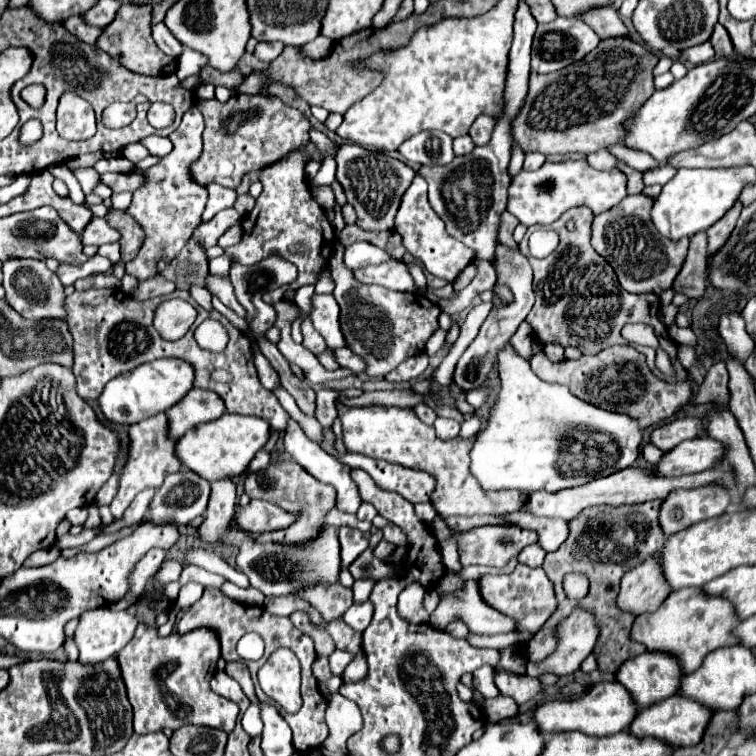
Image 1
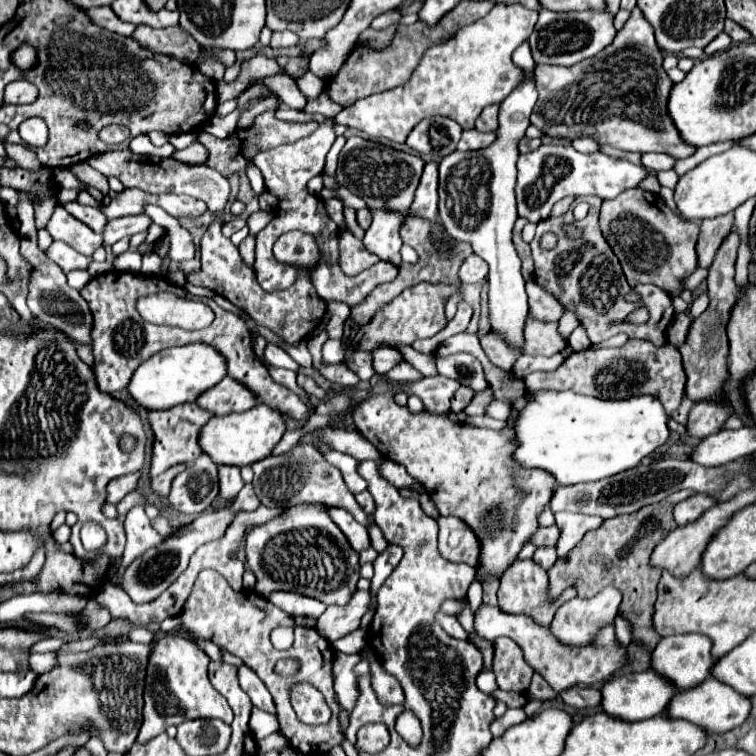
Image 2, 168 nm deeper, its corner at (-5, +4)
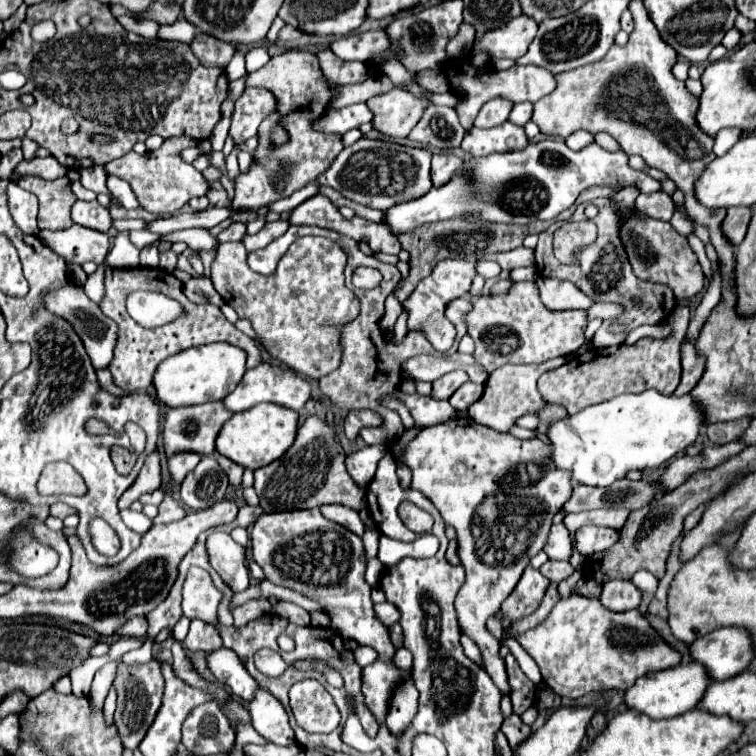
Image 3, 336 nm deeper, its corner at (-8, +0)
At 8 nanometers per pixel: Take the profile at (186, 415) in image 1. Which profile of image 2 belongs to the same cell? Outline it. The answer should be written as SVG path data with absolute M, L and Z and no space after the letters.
M228 376L218 386L202 394L196 402L204 406L208 412L212 412L214 416L246 412L256 404L260 404L260 400L256 400L256 396L252 394L252 390L248 390L248 386Z

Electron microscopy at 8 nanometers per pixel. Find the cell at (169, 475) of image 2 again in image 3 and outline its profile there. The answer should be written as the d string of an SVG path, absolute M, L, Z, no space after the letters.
M175 454L169 458L169 476L175 484L183 482L187 472L191 472L199 464L201 456L197 454Z

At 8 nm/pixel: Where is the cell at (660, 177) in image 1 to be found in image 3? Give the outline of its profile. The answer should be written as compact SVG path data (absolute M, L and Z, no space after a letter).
M721 130L717 136L715 136L715 154L717 156L723 156L725 152L731 150L731 146L741 138L741 130Z

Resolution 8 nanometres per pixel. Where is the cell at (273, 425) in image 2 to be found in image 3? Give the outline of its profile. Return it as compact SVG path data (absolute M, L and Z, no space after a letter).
M257 404L255 408L251 408L247 412L233 414L223 424L223 428L217 436L217 442L215 442L217 452L243 468L257 470L261 466L267 466L273 460L281 458L293 444L295 434L297 434L297 418L299 418L299 414L295 410L283 408L277 404Z

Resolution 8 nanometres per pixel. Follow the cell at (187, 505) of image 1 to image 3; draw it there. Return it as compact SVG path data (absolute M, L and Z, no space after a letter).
M213 456L201 458L197 468L181 482L181 500L193 510L211 508L215 502L225 498L229 482L221 466Z

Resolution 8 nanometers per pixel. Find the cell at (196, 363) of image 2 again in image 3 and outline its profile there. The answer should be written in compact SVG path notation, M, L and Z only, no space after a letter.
M203 344L177 352L165 358L155 370L153 386L157 400L169 408L223 400L231 390L235 390L245 374L245 358L247 354L231 344Z

